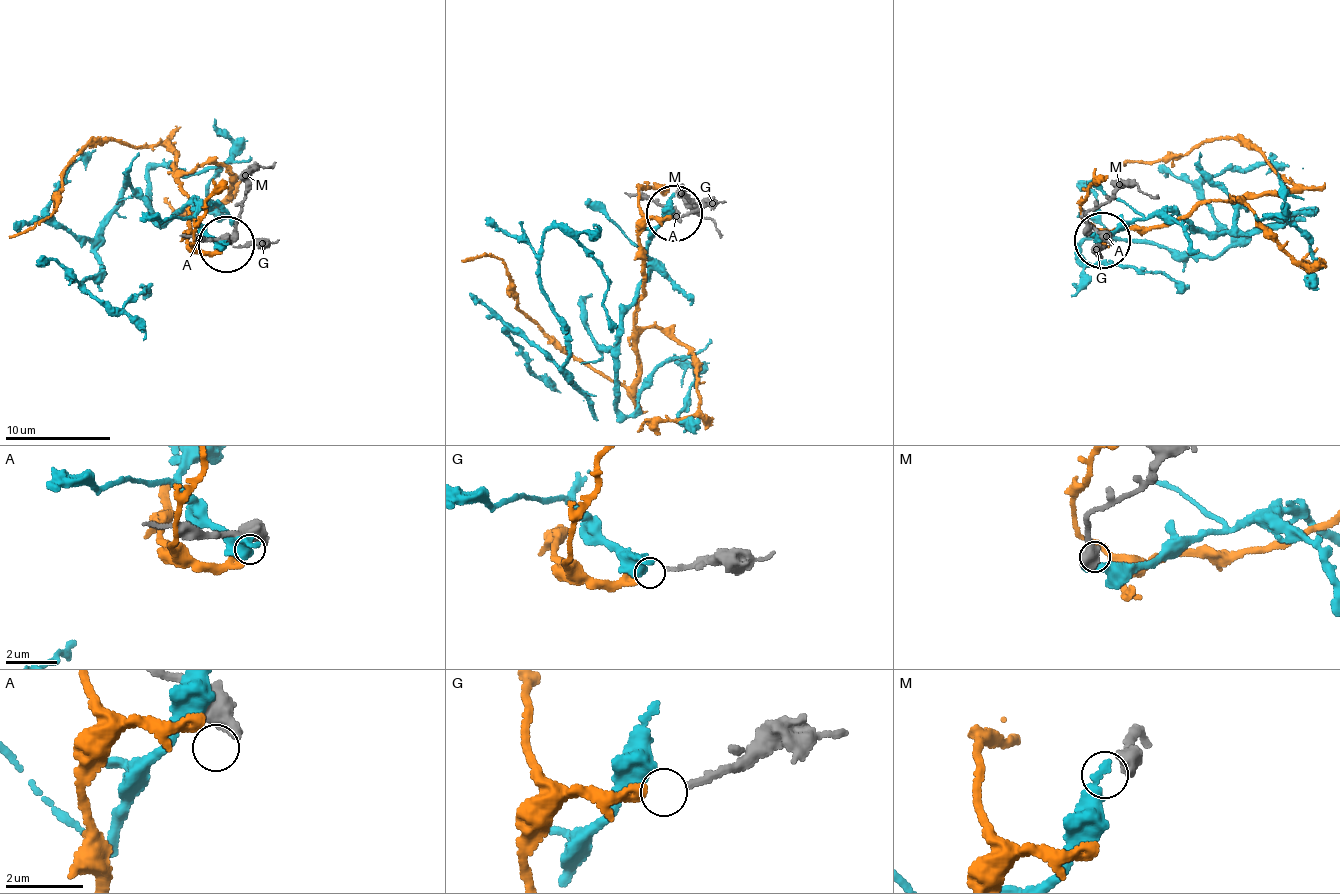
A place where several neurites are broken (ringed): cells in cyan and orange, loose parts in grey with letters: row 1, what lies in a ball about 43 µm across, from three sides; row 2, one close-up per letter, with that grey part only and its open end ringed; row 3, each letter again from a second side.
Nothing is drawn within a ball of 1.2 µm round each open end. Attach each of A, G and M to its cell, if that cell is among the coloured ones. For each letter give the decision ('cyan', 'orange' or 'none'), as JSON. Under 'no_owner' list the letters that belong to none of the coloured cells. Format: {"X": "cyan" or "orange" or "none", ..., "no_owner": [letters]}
{"A": "none", "G": "orange", "M": "cyan", "no_owner": ["A"]}

